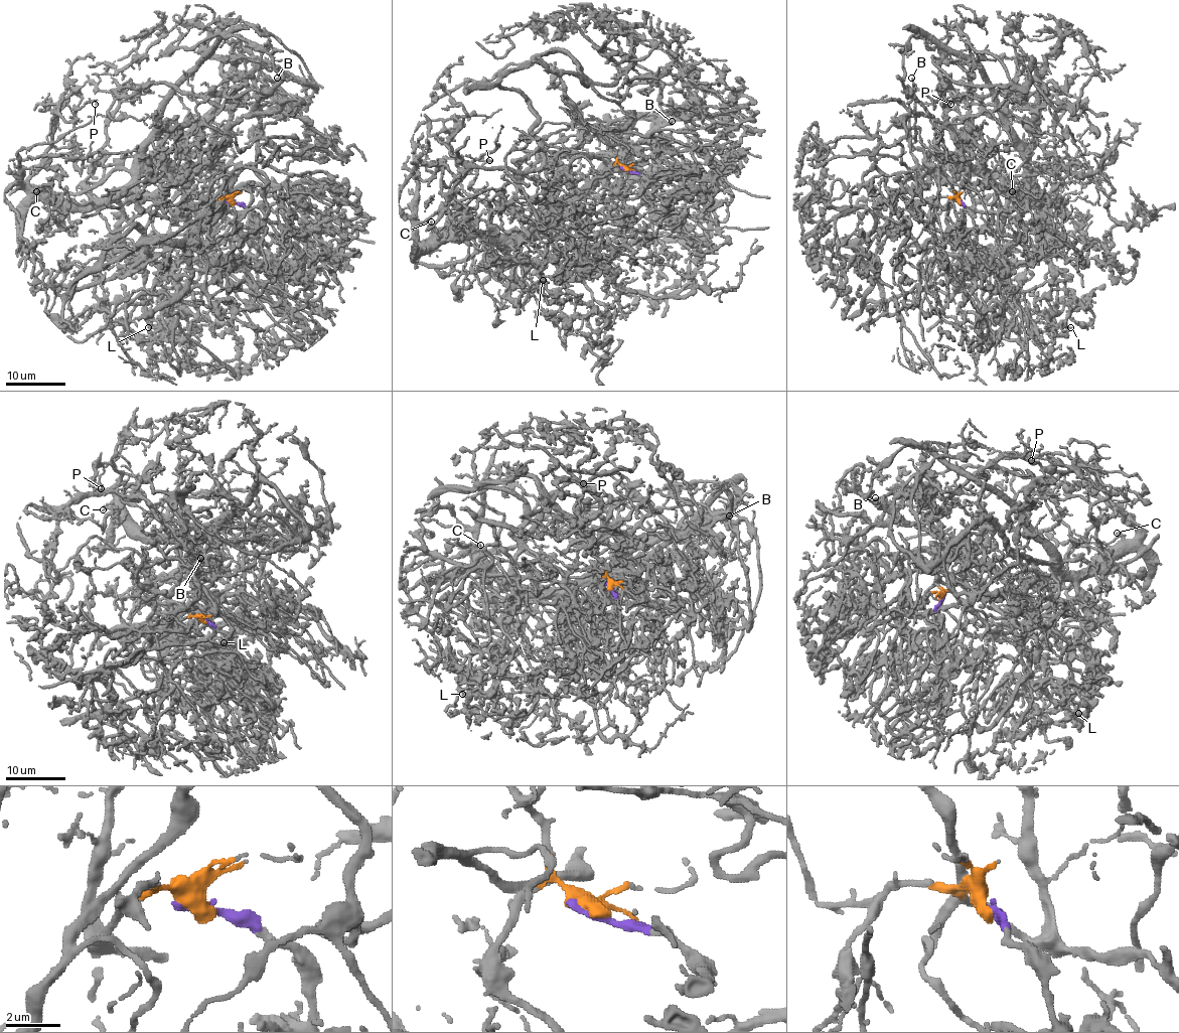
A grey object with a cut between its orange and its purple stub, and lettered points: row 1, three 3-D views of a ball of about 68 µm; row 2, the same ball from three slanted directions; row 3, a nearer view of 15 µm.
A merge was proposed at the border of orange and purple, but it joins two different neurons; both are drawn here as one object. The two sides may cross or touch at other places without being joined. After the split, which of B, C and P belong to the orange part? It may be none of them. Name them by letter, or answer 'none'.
B, C, P

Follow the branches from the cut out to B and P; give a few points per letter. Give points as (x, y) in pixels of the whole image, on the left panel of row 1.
B: (231, 201), (220, 197), (210, 207), (208, 204), (212, 175), (210, 156), (222, 136), (250, 111), (277, 79)
P: (231, 201), (208, 206), (207, 167), (78, 204), (36, 191), (52, 119), (96, 104)

